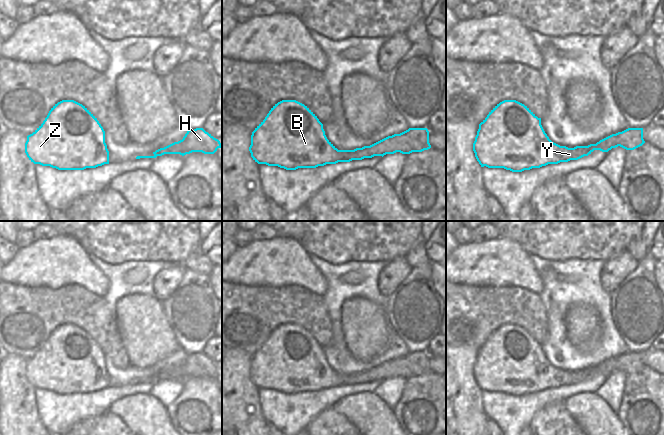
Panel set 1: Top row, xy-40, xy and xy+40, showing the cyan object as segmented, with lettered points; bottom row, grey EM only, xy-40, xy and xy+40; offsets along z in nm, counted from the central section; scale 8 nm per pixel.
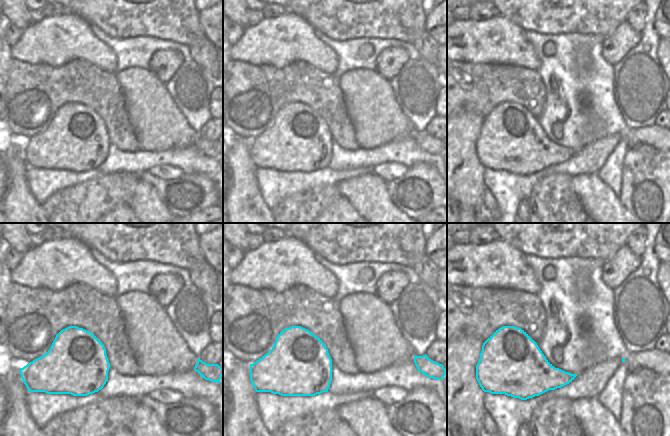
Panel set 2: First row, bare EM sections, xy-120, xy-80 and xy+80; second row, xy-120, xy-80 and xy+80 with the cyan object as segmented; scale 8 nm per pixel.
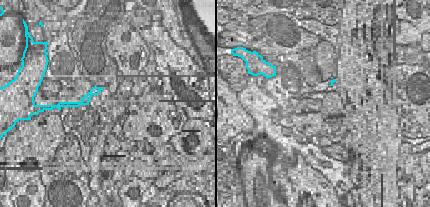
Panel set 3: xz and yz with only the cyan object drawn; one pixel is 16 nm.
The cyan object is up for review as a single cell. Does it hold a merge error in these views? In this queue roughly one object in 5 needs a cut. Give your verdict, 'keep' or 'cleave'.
keep

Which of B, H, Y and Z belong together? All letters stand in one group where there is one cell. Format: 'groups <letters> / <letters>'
groups B H Y Z

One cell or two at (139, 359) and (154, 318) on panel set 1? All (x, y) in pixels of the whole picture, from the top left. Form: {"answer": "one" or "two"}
{"answer": "one"}

